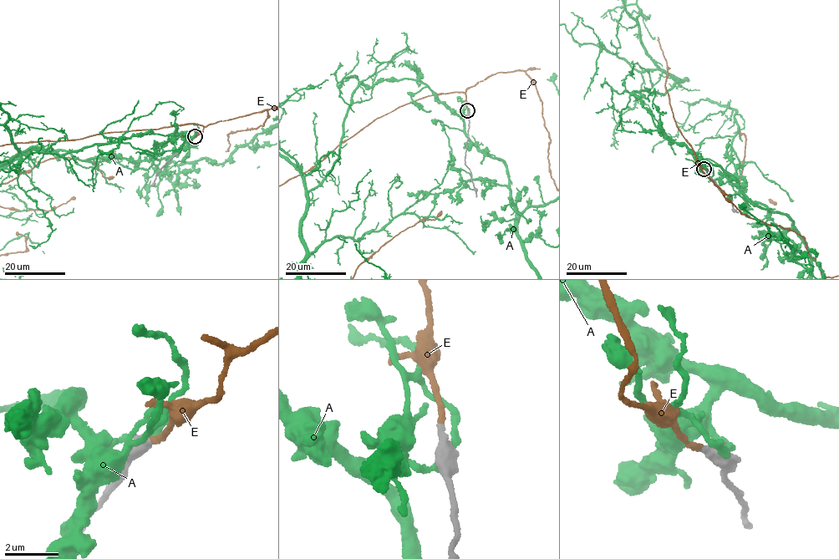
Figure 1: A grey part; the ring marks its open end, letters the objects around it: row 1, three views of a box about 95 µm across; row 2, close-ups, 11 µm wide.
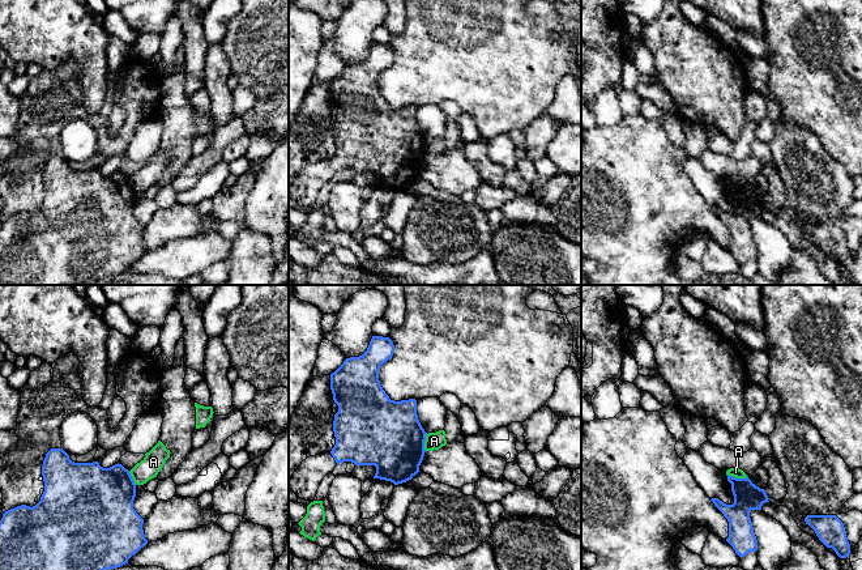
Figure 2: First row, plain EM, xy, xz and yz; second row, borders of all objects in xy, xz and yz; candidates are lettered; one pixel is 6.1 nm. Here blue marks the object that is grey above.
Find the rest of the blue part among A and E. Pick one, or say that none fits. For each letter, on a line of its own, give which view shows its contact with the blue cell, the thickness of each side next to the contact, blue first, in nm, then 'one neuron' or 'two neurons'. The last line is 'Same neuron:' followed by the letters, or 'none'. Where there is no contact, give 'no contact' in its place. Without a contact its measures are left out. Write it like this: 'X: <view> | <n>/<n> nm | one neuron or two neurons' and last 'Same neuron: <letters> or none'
A: yz | 170/60 nm | two neurons
E: no contact | one neuron
Same neuron: E

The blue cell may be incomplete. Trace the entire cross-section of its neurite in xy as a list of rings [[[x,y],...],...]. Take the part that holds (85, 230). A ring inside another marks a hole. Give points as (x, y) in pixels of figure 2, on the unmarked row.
[[[51,156],[43,167],[42,183],[44,199],[35,213],[21,212],[3,221],[0,227],[0,285],[93,285],[104,277],[128,271],[128,267],[148,251],[142,237],[144,226],[133,216],[136,191],[129,178],[121,171],[103,175],[98,169],[74,170],[63,156]]]

